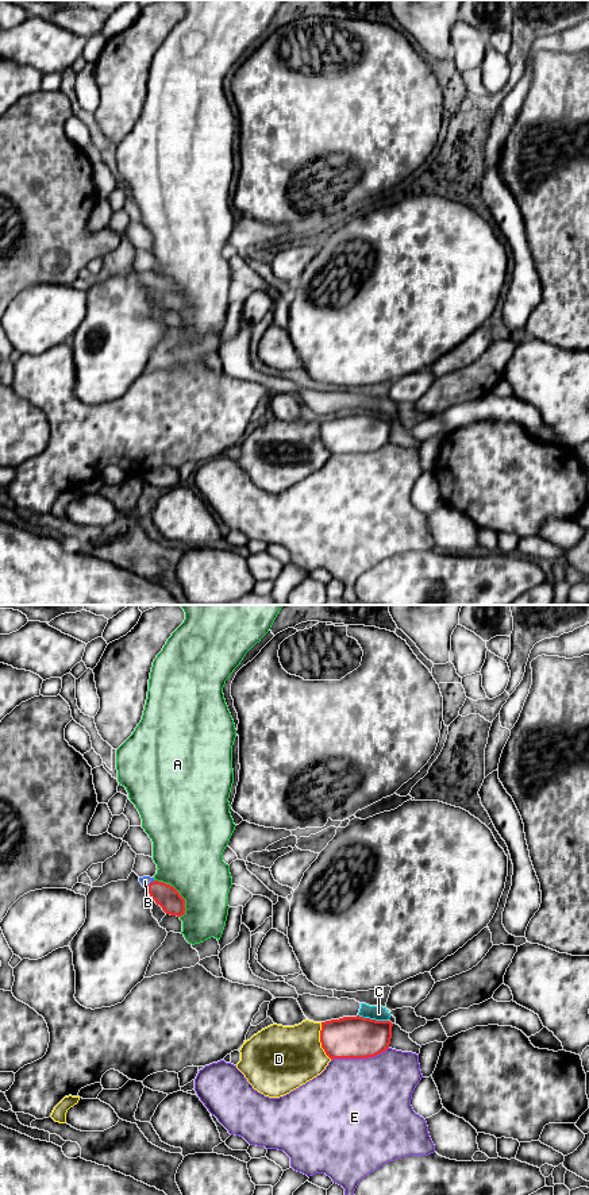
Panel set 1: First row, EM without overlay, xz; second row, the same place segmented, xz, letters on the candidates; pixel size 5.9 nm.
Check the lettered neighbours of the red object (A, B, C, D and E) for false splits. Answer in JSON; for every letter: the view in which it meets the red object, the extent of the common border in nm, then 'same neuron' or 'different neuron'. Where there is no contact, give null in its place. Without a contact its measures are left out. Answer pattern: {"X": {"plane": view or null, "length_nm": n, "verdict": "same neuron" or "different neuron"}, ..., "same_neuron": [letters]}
{"A": {"plane": "xz", "length_nm": 280, "verdict": "different neuron"}, "B": {"plane": "xz", "length_nm": 70, "verdict": "same neuron"}, "C": {"plane": "xz", "length_nm": 190, "verdict": "different neuron"}, "D": {"plane": "xz", "length_nm": 240, "verdict": "different neuron"}, "E": {"plane": "xz", "length_nm": 360, "verdict": "different neuron"}, "same_neuron": ["B"]}

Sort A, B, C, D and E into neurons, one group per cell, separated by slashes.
A / B / C / D / E

